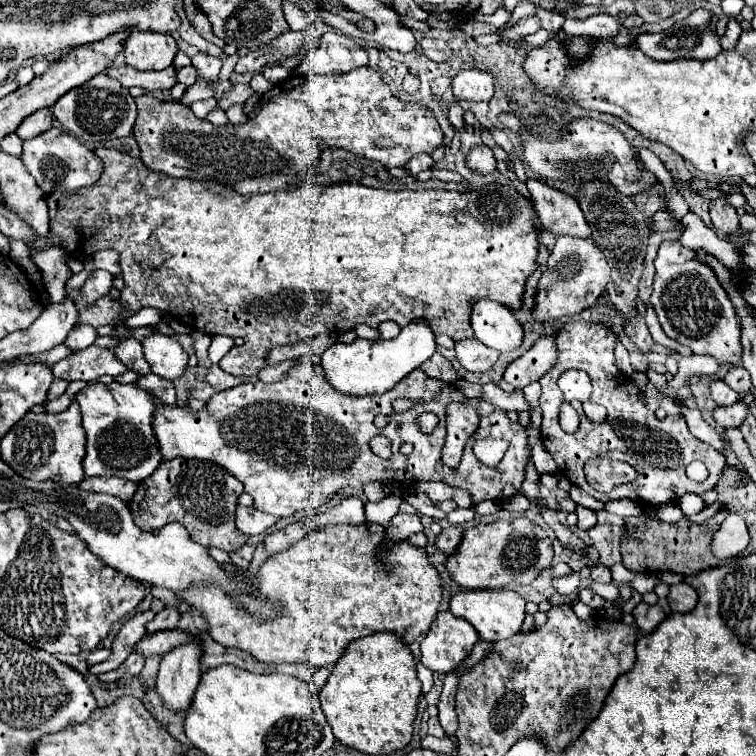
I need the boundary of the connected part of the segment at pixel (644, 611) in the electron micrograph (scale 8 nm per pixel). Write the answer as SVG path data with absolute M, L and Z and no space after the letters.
M640 603L632 615L636 617L636 623L642 633L650 633L660 621L666 619L666 613L662 611L660 605L648 605L648 603Z

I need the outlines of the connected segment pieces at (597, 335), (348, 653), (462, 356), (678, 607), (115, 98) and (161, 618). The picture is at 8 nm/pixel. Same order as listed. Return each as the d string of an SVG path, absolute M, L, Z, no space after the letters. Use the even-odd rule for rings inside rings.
M568 321L558 337L556 345L560 347L560 355L556 361L556 367L548 371L538 383L542 385L542 395L540 395L540 409L542 409L542 441L552 459L556 461L560 473L568 477L574 485L586 489L590 495L596 499L604 501L604 495L594 491L584 475L584 463L590 457L608 457L616 461L626 461L634 465L634 469L640 473L640 485L628 483L614 487L610 493L606 493L606 501L612 499L622 499L628 497L640 505L660 505L660 503L674 503L686 493L698 493L702 495L704 491L710 491L726 465L726 459L720 451L716 451L712 445L696 439L690 431L688 425L682 417L678 415L668 415L666 419L658 419L644 403L644 395L640 387L626 377L618 367L614 359L614 347L620 343L618 333L612 329L610 321L606 323L586 323L586 321ZM568 369L582 369L590 375L592 379L592 395L590 401L600 403L606 407L608 415L604 423L594 423L586 417L582 403L572 401L570 405L578 411L580 415L580 427L574 433L566 433L560 427L560 407L562 407L562 393L556 385L558 377L568 371ZM692 461L702 461L708 465L708 479L704 483L696 483L688 479L686 475L686 465Z
M386 631L352 641L346 647L344 655L332 669L324 689L320 691L320 703L332 727L332 733L340 743L370 755L388 755L392 751L404 749L410 743L412 723L416 717L416 705L420 695L422 695L422 683L416 675L416 661L410 647L404 643L404 639L400 639L400 635Z
M464 339L464 341L456 341L456 359L460 361L460 365L466 371L488 371L492 369L492 365L498 359L498 351L486 347L484 343L480 343L478 339Z
M678 583L678 585L670 587L668 601L670 601L672 611L676 611L676 613L688 613L688 611L692 611L692 607L696 607L698 593L688 583Z
M104 73L92 77L88 83L68 91L68 95L62 95L56 105L52 107L56 121L60 127L78 137L80 141L86 143L102 143L106 139L116 139L116 137L128 137L132 135L134 119L136 119L136 105L132 95L128 93L126 87L122 87L118 81L108 79ZM106 117L108 119L102 119Z
M166 607L162 609L148 625L146 625L146 635L150 635L152 631L164 631L164 629L172 629L178 623L178 611L174 607Z

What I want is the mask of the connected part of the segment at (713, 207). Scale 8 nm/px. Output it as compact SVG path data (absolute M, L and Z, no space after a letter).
M718 199L718 201L710 203L710 219L712 219L714 229L722 231L724 235L732 235L740 229L736 209L730 207L724 199Z

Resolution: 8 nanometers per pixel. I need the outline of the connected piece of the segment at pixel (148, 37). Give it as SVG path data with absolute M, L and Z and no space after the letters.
M134 31L124 41L126 65L138 71L162 71L170 67L176 51L176 41L166 33Z

